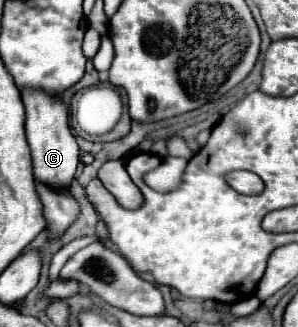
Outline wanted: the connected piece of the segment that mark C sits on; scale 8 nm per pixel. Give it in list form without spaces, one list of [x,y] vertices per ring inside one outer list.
[[[23,91],[21,97],[27,111],[25,131],[27,131],[27,143],[31,147],[35,179],[43,185],[53,187],[55,191],[69,191],[81,155],[79,155],[79,145],[75,141],[75,135],[69,127],[67,107],[61,103],[59,97],[49,97],[43,91]]]

